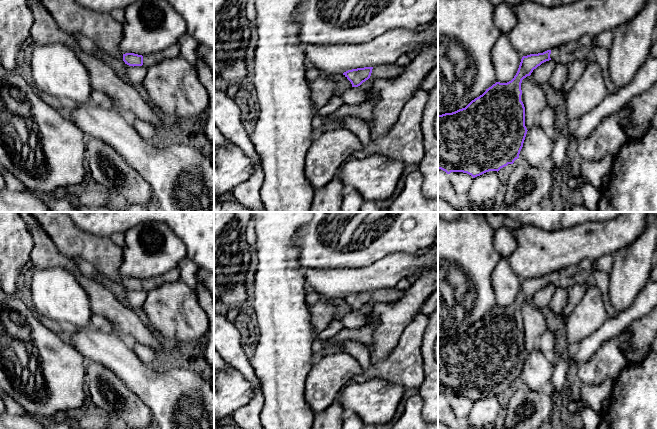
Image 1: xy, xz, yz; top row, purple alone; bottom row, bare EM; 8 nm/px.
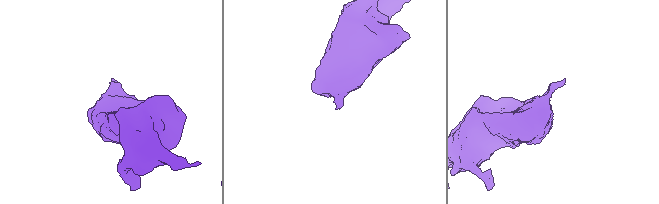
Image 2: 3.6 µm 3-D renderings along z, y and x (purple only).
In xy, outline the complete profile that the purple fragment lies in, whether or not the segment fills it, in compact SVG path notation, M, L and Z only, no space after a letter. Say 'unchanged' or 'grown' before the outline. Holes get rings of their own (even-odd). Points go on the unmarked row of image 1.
grown | M175 268L162 275L144 280L134 277L126 277L123 278L123 285L129 290L144 290L149 292L157 287L160 287L161 285L172 283L178 280L180 280L180 271L178 268Z

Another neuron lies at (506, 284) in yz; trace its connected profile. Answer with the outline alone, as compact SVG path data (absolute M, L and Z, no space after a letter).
M502 258L490 276L497 306L507 307L516 299L522 280L511 269L508 259Z

